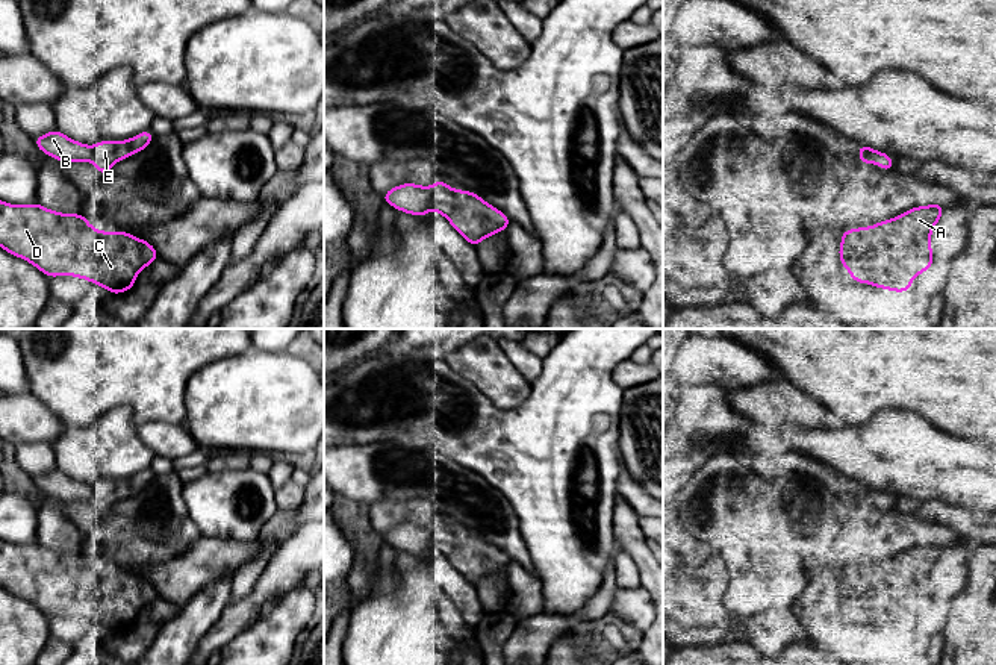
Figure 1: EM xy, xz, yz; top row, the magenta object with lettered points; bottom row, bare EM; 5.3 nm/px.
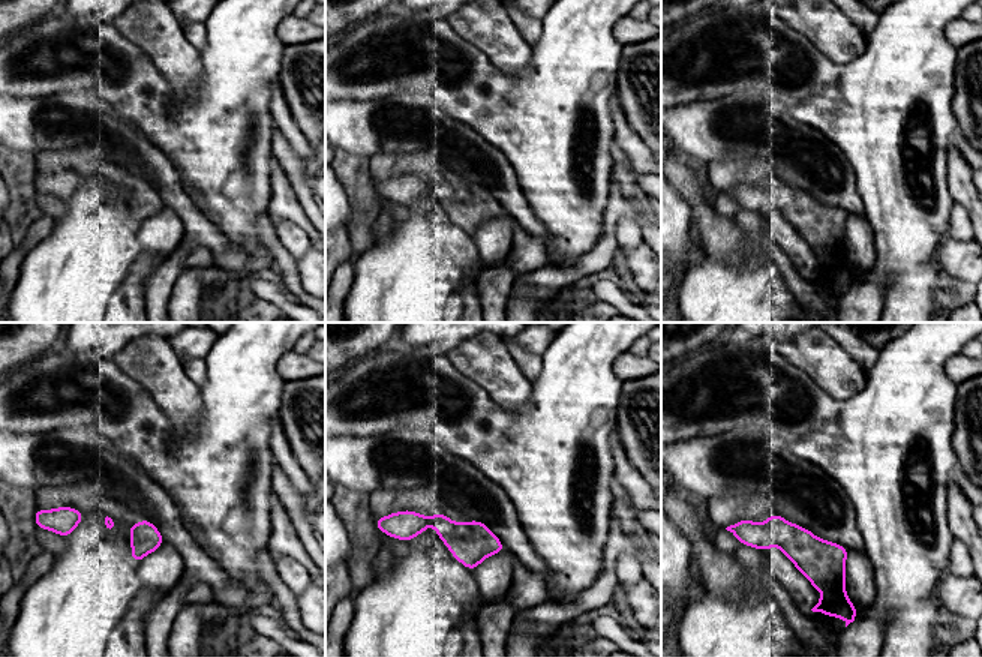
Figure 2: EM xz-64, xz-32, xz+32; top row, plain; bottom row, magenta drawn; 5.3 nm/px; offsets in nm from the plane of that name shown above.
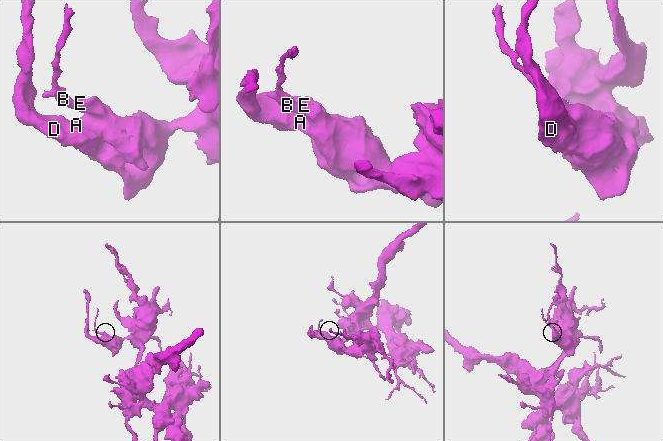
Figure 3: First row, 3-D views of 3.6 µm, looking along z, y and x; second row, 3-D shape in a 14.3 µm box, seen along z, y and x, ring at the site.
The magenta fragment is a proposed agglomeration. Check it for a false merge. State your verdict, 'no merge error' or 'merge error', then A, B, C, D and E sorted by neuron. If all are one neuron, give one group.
no merge error; A B C D E

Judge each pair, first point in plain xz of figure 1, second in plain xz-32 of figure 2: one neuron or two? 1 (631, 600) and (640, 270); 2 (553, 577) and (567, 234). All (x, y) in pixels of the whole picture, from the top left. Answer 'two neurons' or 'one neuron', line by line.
1: one neuron
2: one neuron

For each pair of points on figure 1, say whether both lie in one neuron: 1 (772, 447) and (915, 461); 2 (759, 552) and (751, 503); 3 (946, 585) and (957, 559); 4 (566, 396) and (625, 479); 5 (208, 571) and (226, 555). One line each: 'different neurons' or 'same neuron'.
1: same neuron
2: different neurons
3: same neuron
4: different neurons
5: same neuron

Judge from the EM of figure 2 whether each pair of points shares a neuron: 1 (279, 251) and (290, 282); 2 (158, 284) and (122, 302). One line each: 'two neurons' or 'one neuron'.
1: one neuron
2: two neurons

